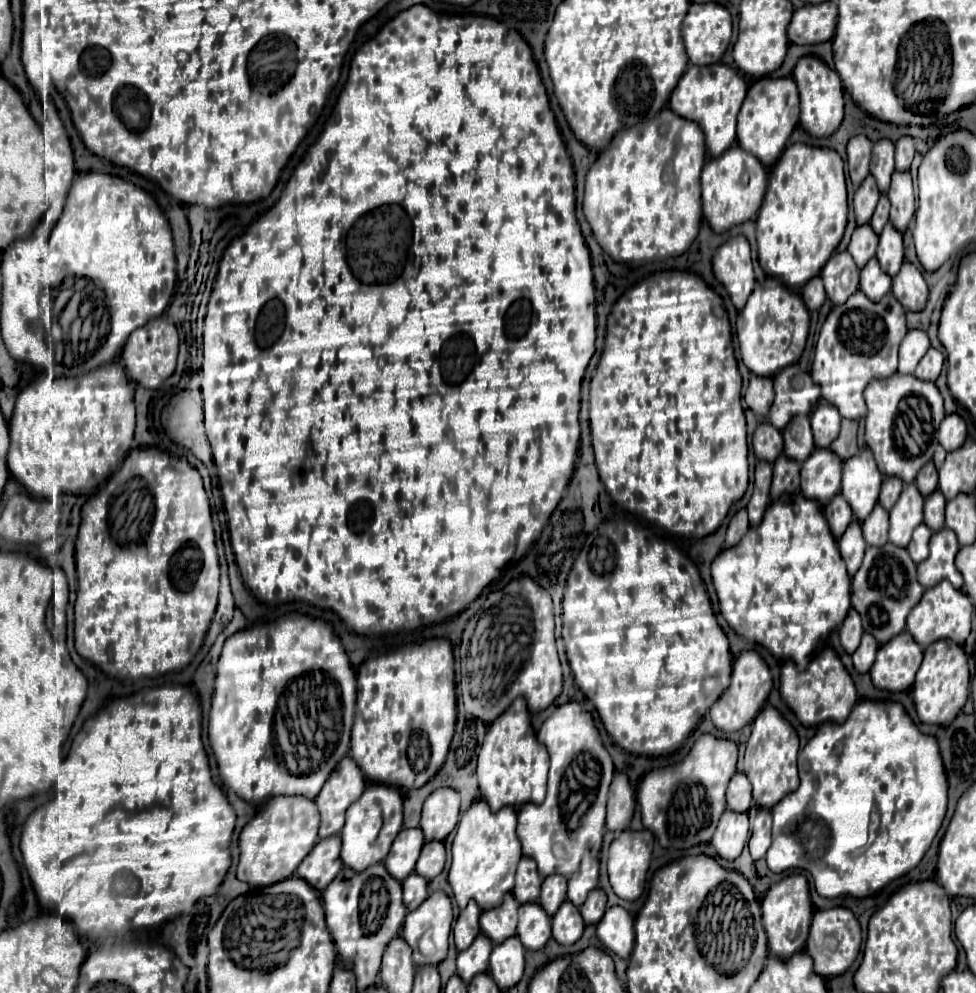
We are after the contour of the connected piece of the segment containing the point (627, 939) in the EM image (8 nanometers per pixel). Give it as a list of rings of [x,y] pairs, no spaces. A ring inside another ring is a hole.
[[[612,906],[596,924],[596,936],[608,950],[628,960],[634,946],[634,918],[622,906]]]

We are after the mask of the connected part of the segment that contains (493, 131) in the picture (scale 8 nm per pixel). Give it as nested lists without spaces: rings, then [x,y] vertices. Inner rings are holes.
[[[424,4],[402,10],[356,54],[352,54],[352,50],[346,52],[340,78],[328,92],[322,110],[316,112],[314,118],[328,120],[328,126],[296,167],[280,200],[257,217],[242,236],[234,238],[220,260],[218,276],[208,302],[208,314],[204,318],[204,362],[200,369],[204,426],[220,478],[236,562],[240,560],[238,568],[242,580],[258,600],[306,600],[320,608],[332,608],[358,634],[396,632],[400,628],[414,630],[418,626],[428,626],[456,616],[474,598],[478,598],[482,588],[498,578],[502,568],[512,560],[522,532],[522,554],[526,554],[528,546],[538,538],[538,532],[542,532],[550,512],[554,512],[558,506],[558,500],[562,498],[562,492],[572,476],[580,442],[578,410],[582,376],[586,370],[585,379],[590,381],[598,364],[596,360],[590,360],[594,354],[594,340],[598,336],[596,298],[590,250],[576,218],[576,170],[574,160],[568,156],[562,136],[556,128],[546,88],[532,58],[530,46],[526,48],[526,40],[514,28],[508,28],[504,22],[498,22],[492,16],[440,16]],[[310,162],[316,164],[314,178],[310,178],[310,184],[306,184],[302,172],[306,172],[306,164]],[[378,204],[402,204],[406,212],[414,216],[418,226],[430,226],[430,252],[426,258],[420,258],[424,262],[416,260],[414,264],[408,264],[404,274],[392,284],[362,284],[354,278],[346,264],[344,238],[346,228],[350,228],[350,224],[354,224],[362,212],[370,212],[370,208],[378,208]],[[390,300],[422,300],[422,308],[434,308],[434,312],[442,316],[444,332],[462,336],[462,332],[486,328],[486,350],[492,354],[480,364],[480,388],[470,400],[442,396],[442,400],[428,398],[400,402],[392,388],[372,388],[372,362],[362,358],[362,352],[358,350],[338,354],[318,364],[320,346],[326,348],[326,352],[330,352],[330,348],[338,348],[338,344],[346,340],[346,324],[358,332],[360,320],[370,320],[370,316],[386,316]],[[426,300],[430,300],[430,304],[426,304]],[[526,300],[530,302],[528,328],[518,326],[516,334],[506,336],[502,330],[506,310],[508,320],[516,320],[516,308],[524,308],[524,304],[528,304]],[[446,316],[450,316],[450,330],[446,328]],[[334,340],[338,340],[338,344],[334,344]],[[258,344],[286,344],[286,348],[258,348]],[[238,400],[250,400],[250,404],[254,404],[254,412],[246,416],[246,428],[250,428],[250,432],[242,432],[242,428],[238,428]]]

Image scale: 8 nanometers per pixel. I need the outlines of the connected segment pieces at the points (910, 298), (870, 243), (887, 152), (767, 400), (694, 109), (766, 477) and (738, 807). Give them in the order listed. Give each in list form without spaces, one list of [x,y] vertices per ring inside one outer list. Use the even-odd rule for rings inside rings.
[[[904,262],[892,282],[892,294],[900,300],[904,310],[922,310],[928,300],[928,286],[922,272],[912,264]]]
[[[862,224],[862,226],[856,226],[848,252],[852,254],[858,268],[862,268],[876,254],[876,246],[878,246],[878,234],[872,230],[870,224]]]
[[[882,138],[872,148],[870,174],[876,178],[880,192],[886,192],[890,186],[890,176],[894,172],[894,142]]]
[[[752,376],[748,390],[746,390],[746,404],[756,416],[766,416],[770,410],[770,404],[774,402],[774,388],[772,378],[766,376]]]
[[[708,64],[708,66],[688,66],[678,86],[672,92],[670,108],[678,112],[678,116],[686,116],[700,124],[706,136],[706,148],[710,156],[718,156],[736,142],[736,114],[746,98],[746,82],[744,78],[726,64]]]
[[[760,460],[756,464],[756,476],[754,476],[754,492],[746,506],[750,524],[760,524],[762,514],[770,502],[770,482],[772,482],[772,464],[766,460]]]
[[[736,772],[730,778],[728,790],[726,790],[726,802],[728,802],[728,808],[736,812],[746,812],[752,806],[752,784],[746,774]]]

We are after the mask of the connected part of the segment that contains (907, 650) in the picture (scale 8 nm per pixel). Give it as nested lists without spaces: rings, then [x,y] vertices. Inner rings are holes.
[[[908,630],[890,638],[878,648],[876,660],[870,668],[874,686],[890,692],[908,690],[914,684],[916,670],[922,662],[922,652],[922,646]]]

